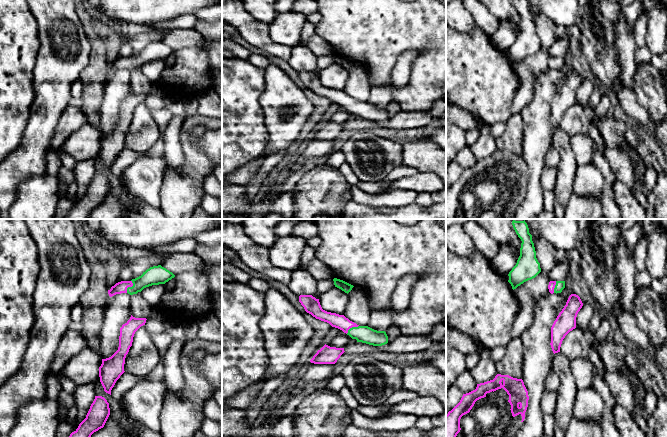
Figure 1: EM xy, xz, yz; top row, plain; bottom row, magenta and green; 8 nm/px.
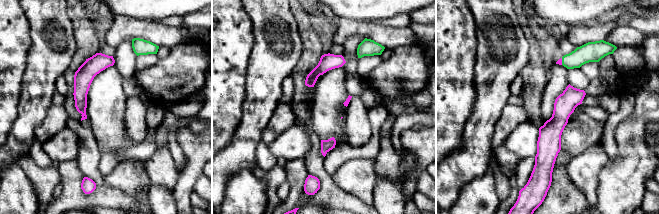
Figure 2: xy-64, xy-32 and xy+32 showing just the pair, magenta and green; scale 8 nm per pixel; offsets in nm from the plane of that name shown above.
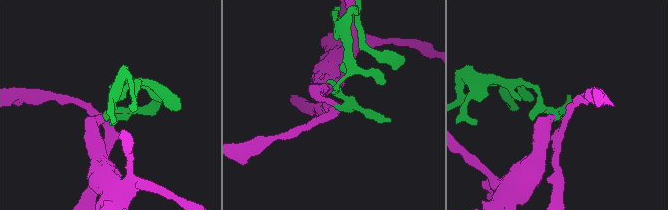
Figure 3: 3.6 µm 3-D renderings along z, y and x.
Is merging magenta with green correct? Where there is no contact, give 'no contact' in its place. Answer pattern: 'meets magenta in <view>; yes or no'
meets magenta in xy; yes

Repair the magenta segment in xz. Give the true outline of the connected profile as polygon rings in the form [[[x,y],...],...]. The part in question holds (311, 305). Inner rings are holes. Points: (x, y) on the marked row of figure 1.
[[[300,295],[299,302],[307,313],[342,330],[352,339],[356,339],[357,342],[373,346],[382,346],[388,343],[388,336],[385,331],[377,331],[368,326],[359,326],[344,315],[327,312],[322,309],[319,299],[312,295]]]

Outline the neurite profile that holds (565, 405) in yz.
[[[561,352],[555,353],[552,360],[552,371],[560,379],[556,410],[554,413],[554,437],[565,437],[573,418],[576,400],[576,382],[570,367],[570,360]]]

